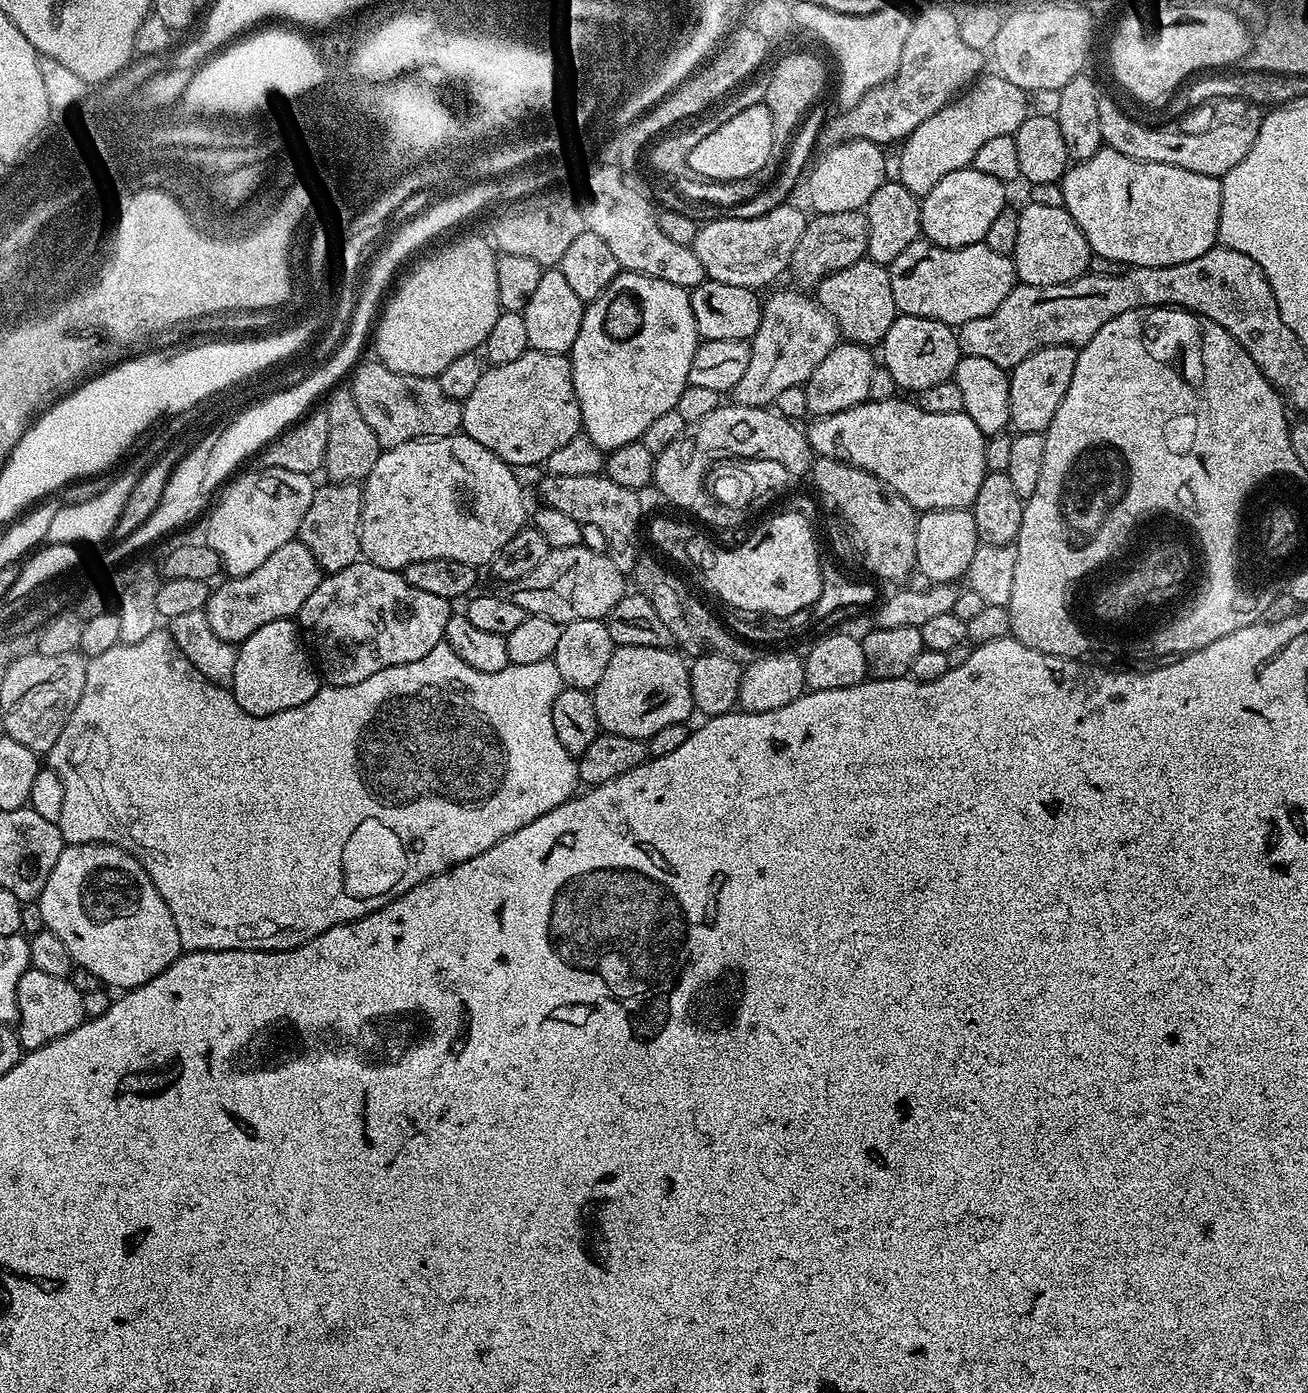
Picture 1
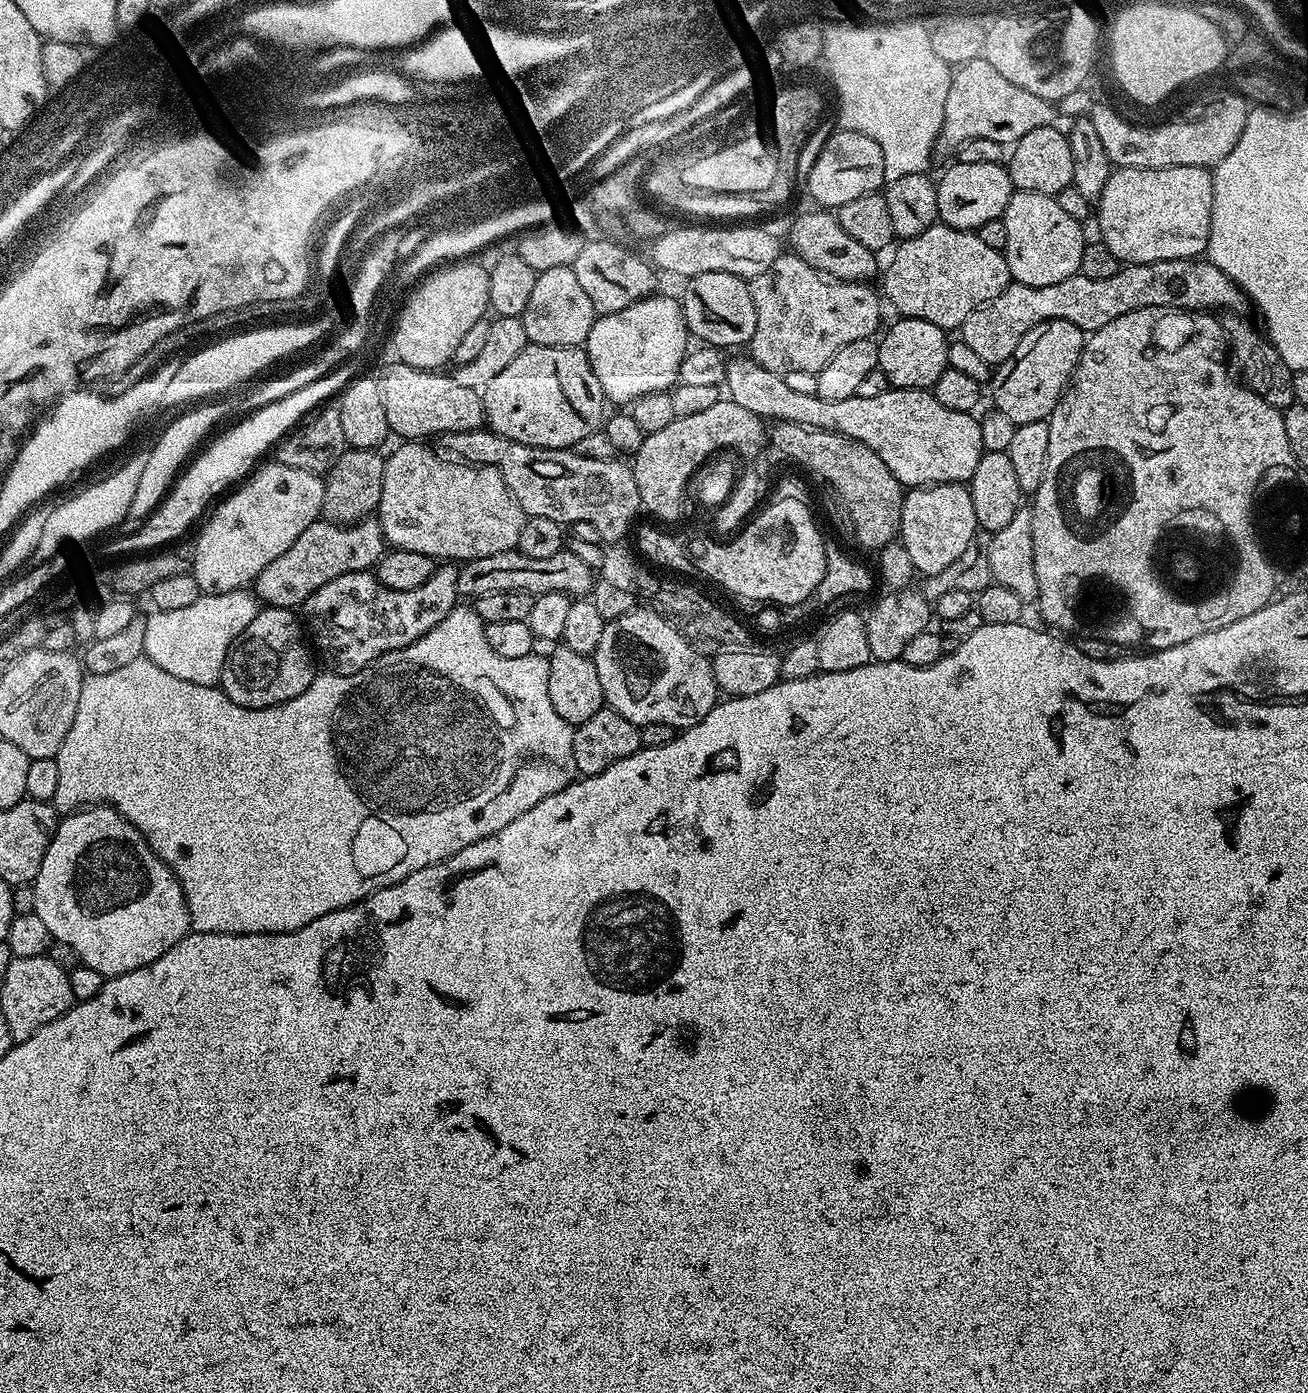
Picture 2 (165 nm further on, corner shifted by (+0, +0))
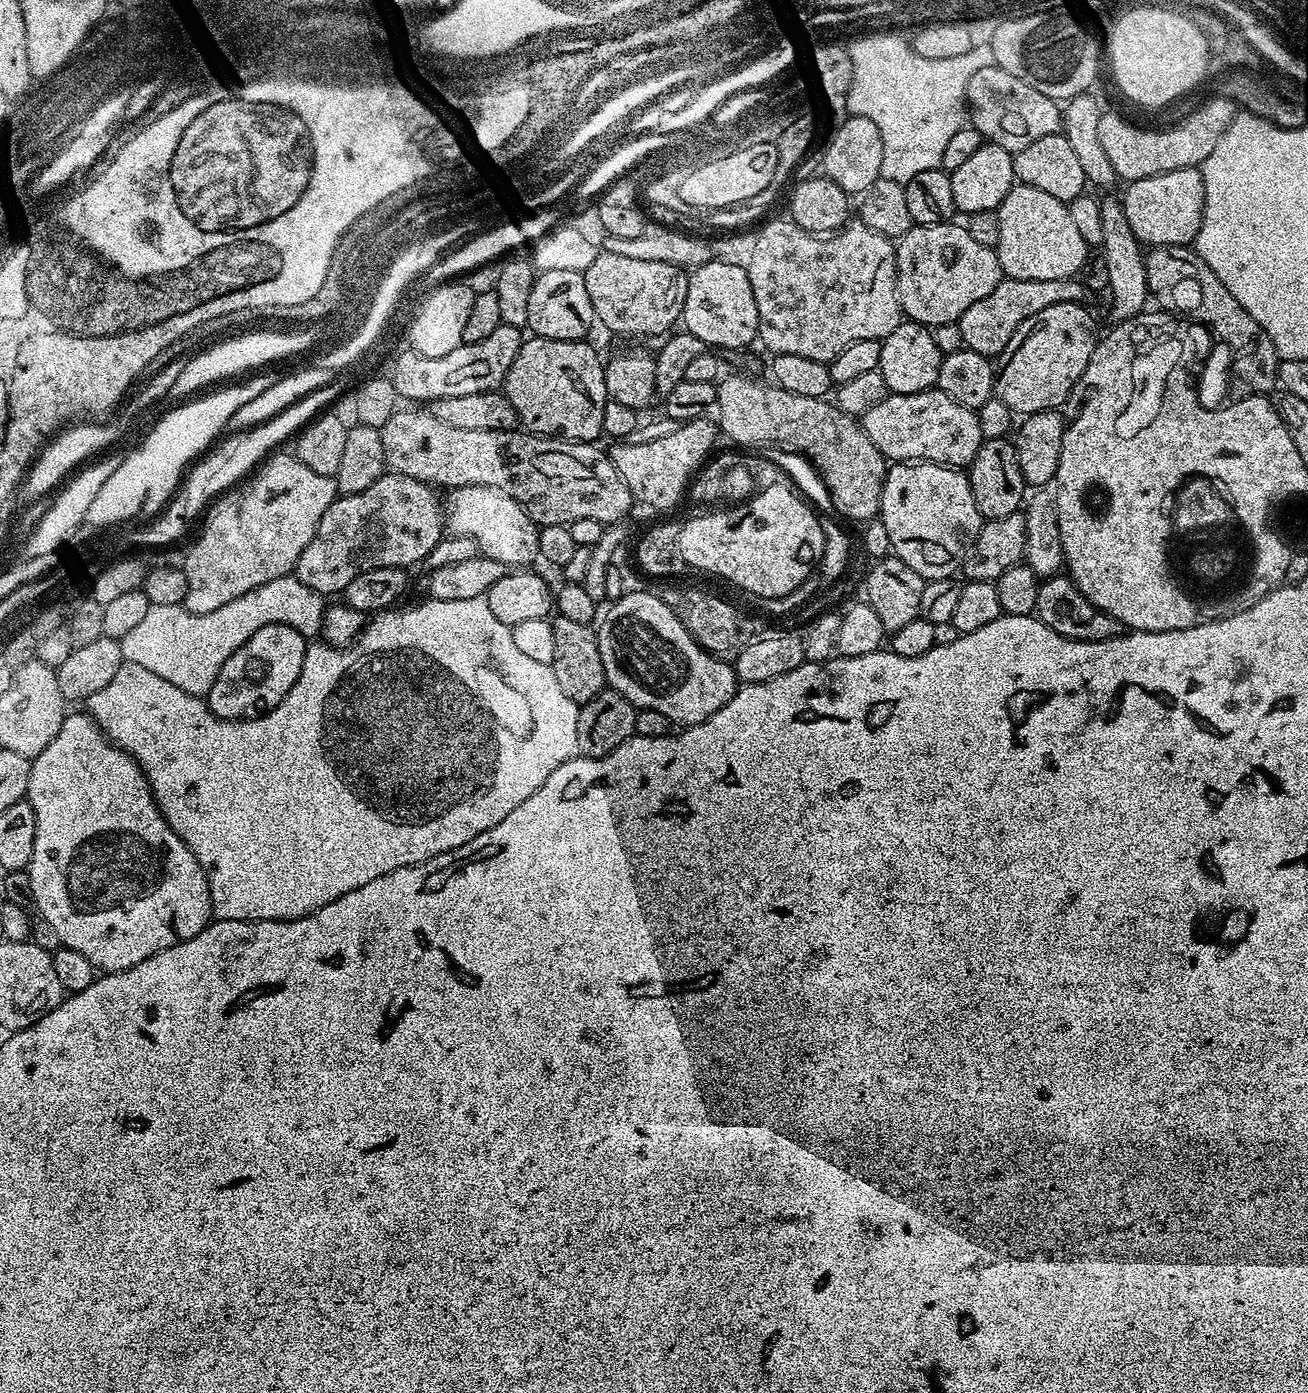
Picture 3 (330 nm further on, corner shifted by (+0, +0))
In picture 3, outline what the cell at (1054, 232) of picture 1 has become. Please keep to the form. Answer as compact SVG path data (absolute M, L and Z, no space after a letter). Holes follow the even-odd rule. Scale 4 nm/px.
M1013 183L998 209L996 257L1000 271L1009 280L1047 282L1054 278L1073 279L1090 254L1078 225L1070 219L1068 206L1034 186Z

